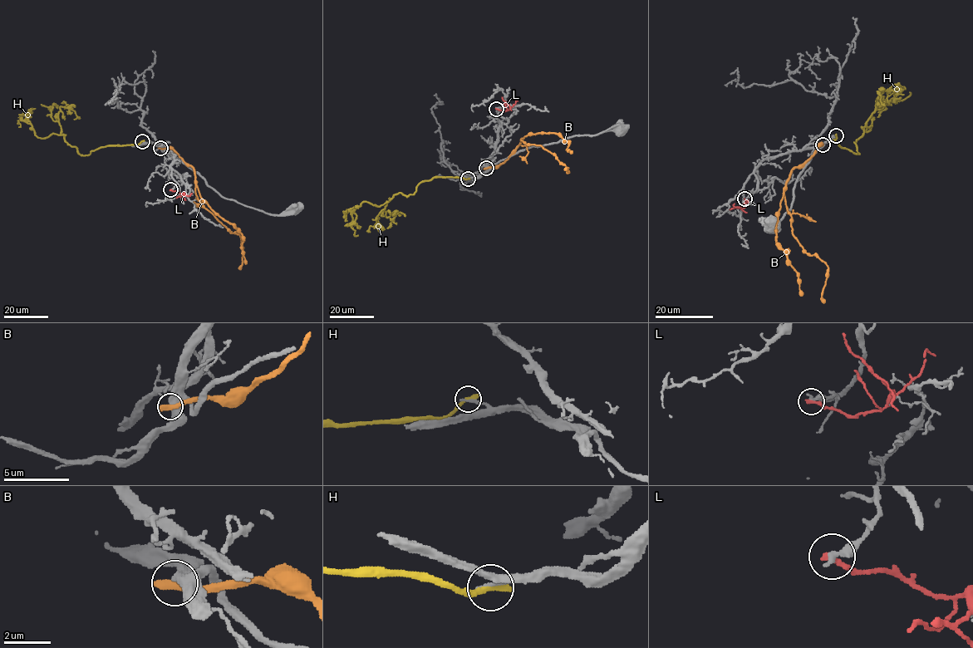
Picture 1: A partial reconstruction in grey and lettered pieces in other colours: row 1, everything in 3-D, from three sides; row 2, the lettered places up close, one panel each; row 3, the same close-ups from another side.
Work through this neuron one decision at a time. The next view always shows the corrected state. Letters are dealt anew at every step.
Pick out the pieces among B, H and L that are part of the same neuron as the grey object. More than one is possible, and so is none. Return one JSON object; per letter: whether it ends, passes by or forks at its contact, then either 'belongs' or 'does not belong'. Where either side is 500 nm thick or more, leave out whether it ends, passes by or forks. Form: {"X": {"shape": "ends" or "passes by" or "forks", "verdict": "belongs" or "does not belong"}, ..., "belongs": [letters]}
{"B": {"shape": "ends", "verdict": "does not belong"}, "H": {"shape": "ends", "verdict": "does not belong"}, "L": {"shape": "ends", "verdict": "does not belong"}, "belongs": []}

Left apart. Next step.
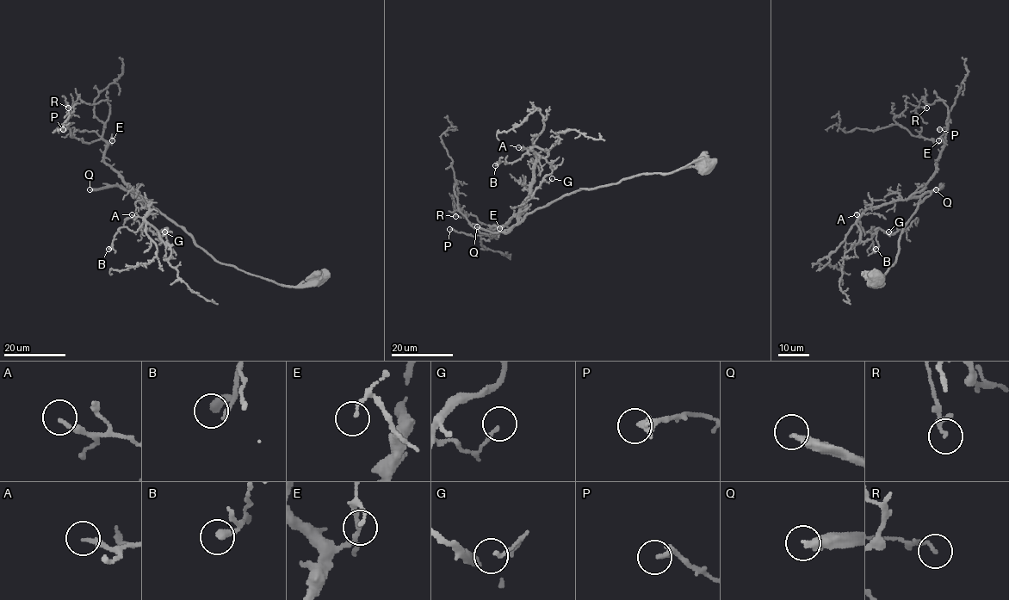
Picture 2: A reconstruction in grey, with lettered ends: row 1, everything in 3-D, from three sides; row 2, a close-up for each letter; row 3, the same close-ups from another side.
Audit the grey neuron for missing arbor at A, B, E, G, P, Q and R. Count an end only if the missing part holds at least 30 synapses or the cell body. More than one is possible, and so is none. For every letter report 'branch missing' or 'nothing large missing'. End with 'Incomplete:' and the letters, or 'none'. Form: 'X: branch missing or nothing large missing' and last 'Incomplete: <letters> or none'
A: branch missing
B: nothing large missing
E: nothing large missing
G: nothing large missing
P: nothing large missing
Q: branch missing
R: nothing large missing
Incomplete: A, Q

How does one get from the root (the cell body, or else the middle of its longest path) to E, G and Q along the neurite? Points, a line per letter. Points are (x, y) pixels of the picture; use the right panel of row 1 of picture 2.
E: (878, 280), (871, 283), (882, 284), (902, 230), (931, 193), (912, 195), (934, 173), (944, 145), (938, 140)
G: (878, 280), (871, 283), (882, 284), (902, 230), (931, 193), (869, 207), (857, 221), (863, 241), (888, 231)
Q: (878, 280), (871, 283), (882, 284), (882, 276), (895, 262), (902, 230), (918, 205), (942, 186), (936, 189)

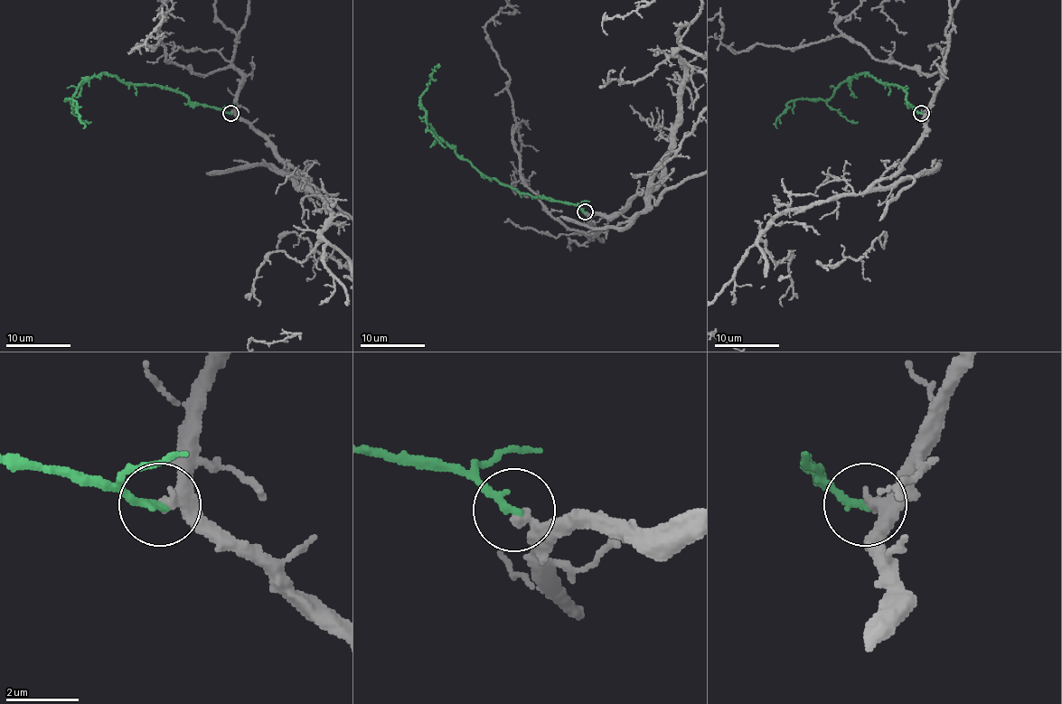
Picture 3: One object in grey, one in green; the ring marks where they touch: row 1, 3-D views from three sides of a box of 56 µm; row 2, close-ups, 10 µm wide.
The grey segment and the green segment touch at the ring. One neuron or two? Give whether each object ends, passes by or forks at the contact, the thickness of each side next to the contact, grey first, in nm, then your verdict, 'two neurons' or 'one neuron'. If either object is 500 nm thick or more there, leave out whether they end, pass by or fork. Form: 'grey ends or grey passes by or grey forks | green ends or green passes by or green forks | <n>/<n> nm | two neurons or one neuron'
grey ends | green ends | 320/240 nm | one neuron

